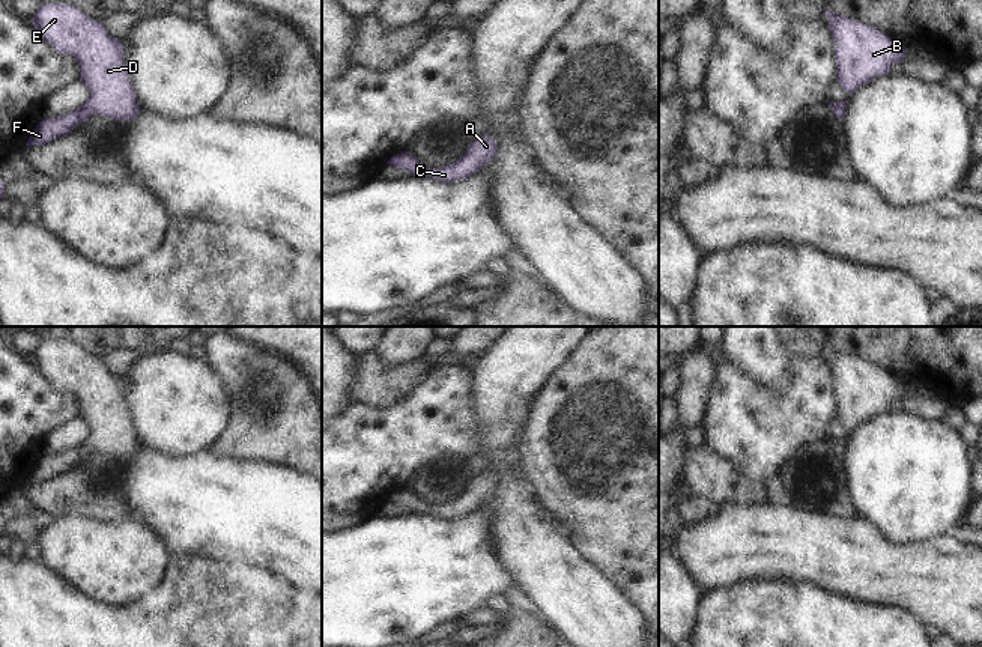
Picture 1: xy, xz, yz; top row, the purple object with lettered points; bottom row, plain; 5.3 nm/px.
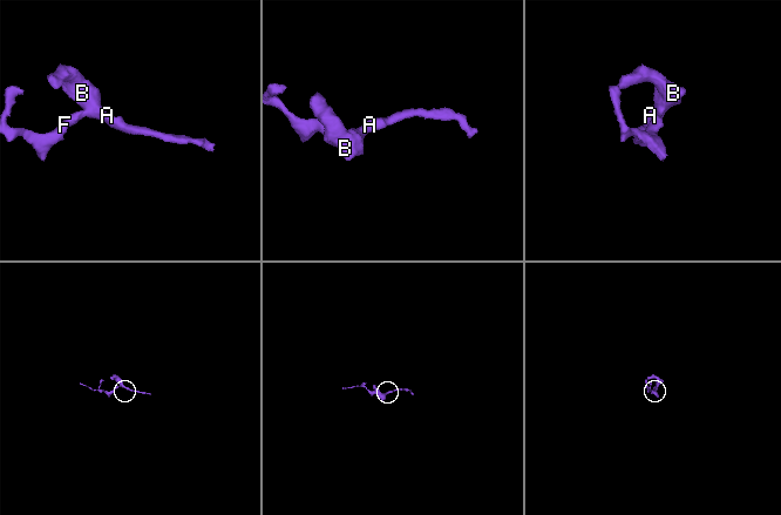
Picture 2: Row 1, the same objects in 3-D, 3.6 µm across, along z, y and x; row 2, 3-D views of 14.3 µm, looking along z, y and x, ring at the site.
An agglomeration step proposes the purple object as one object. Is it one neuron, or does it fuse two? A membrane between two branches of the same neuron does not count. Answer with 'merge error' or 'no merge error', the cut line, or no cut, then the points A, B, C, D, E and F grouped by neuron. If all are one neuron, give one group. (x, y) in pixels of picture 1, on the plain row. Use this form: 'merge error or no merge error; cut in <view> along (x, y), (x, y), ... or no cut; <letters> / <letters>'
no merge error; no cut; A B C D E F

